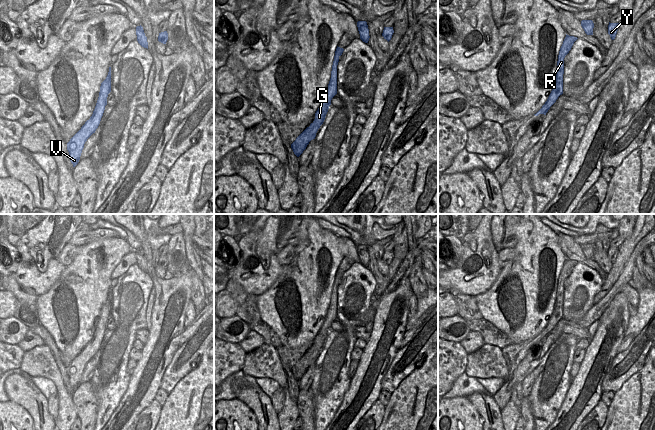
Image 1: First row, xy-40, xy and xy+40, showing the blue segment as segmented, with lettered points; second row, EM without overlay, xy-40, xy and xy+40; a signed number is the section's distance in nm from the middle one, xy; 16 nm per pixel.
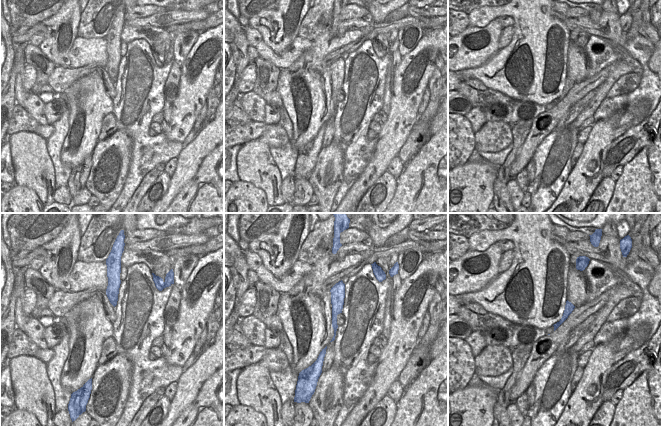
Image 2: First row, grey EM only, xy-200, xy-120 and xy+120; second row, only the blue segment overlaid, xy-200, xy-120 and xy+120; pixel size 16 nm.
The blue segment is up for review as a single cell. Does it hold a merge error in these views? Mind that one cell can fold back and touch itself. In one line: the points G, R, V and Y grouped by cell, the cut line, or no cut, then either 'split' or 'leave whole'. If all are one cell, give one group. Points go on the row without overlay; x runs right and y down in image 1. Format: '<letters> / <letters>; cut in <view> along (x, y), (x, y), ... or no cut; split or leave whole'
G V / R Y; cut in xy+40 along (556, 298), (562, 302); split

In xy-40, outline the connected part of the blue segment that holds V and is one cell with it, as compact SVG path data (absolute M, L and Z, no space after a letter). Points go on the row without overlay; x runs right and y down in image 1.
M109 292L106 303L101 307L99 321L92 340L67 367L67 374L69 376L70 385L73 388L73 391L75 391L80 384L85 366L93 357L95 357L100 348L105 330L107 329L107 321L110 316L111 294Z

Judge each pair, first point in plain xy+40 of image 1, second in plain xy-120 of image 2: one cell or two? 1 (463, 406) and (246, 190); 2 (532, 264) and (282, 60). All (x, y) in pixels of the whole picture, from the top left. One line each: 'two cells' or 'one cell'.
1: one cell
2: two cells

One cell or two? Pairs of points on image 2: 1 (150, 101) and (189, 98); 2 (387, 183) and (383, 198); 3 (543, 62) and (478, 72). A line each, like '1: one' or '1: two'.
1: two
2: one
3: one

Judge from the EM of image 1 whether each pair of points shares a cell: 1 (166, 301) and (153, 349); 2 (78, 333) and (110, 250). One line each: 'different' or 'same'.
1: same
2: same

